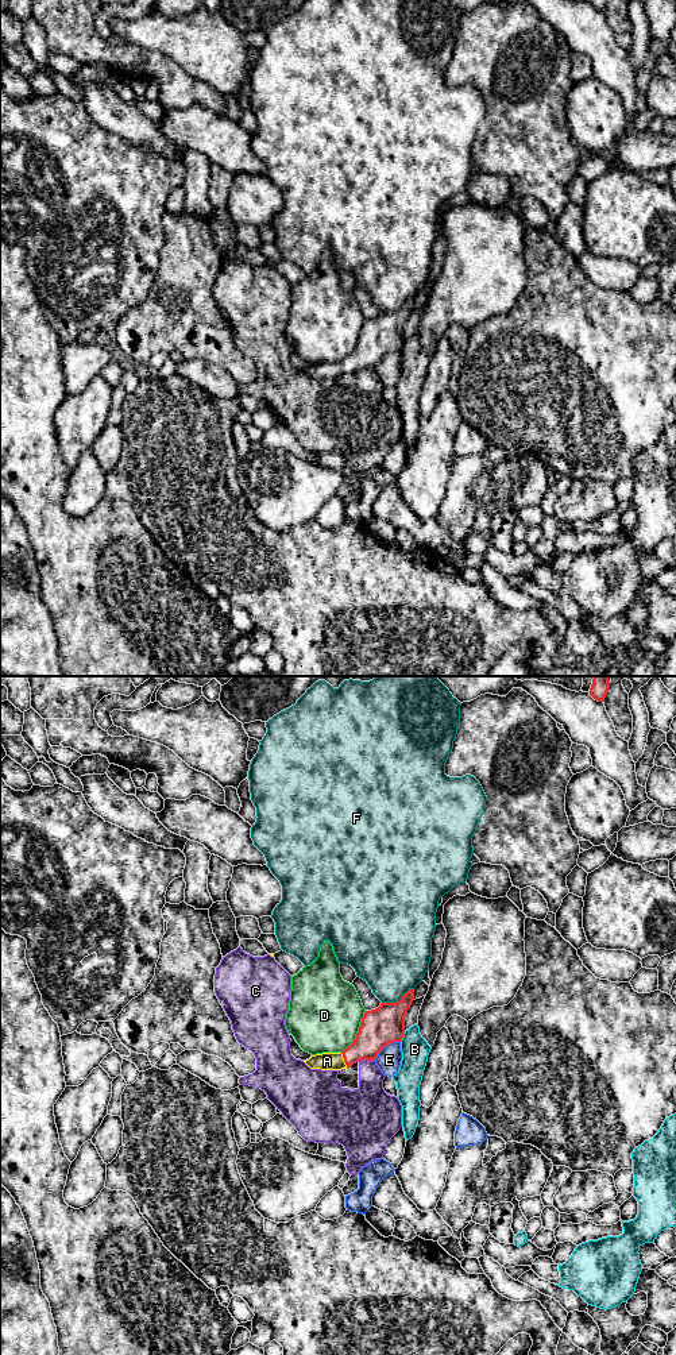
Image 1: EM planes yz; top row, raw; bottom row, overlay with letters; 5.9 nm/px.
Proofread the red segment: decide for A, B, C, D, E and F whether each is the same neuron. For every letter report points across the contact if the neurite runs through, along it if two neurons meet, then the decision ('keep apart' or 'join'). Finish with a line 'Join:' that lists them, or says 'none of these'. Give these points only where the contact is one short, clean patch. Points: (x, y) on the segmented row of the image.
A: runs through yz (375, 1031), (344, 1060), (327, 1061); join
B: keep apart
C: border along yz (374, 1060), (358, 1061); keep apart
D: keep apart
E: keep apart
F: keep apart
Join: A

